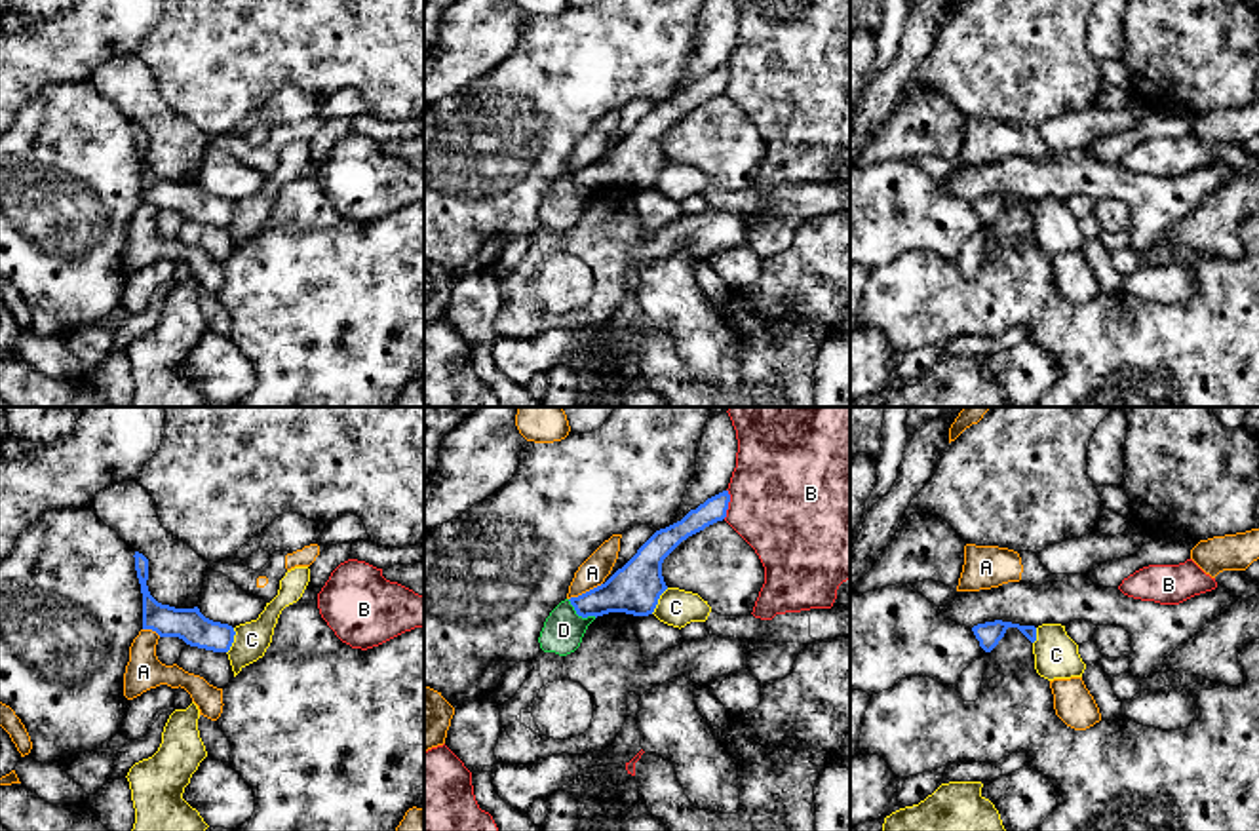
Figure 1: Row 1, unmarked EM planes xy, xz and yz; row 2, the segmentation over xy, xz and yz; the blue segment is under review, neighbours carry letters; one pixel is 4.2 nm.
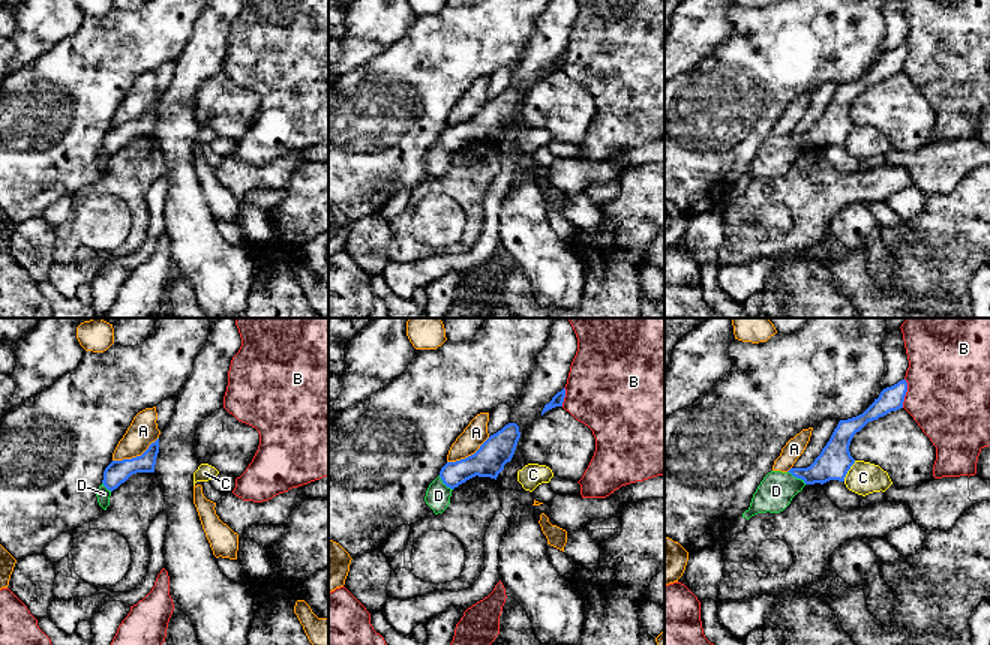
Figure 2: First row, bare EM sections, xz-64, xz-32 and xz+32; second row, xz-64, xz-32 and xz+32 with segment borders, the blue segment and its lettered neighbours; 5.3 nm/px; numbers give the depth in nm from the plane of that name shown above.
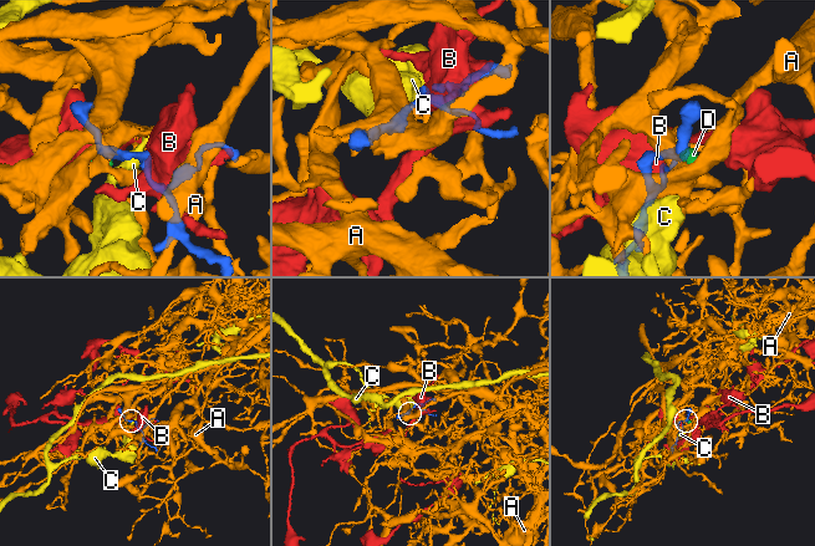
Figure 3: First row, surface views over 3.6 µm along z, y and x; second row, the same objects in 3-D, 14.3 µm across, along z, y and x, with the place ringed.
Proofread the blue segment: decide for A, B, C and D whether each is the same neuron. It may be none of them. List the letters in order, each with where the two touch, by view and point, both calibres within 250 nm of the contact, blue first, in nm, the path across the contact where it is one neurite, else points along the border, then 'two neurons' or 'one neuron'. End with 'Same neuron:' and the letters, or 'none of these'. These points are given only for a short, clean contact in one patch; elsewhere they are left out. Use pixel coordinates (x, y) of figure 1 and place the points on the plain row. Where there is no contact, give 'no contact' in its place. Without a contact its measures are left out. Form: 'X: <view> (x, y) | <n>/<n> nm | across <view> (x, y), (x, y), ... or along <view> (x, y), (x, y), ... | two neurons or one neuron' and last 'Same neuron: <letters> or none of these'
A: xz (586, 166) | 220/120 nm | along xz (601, 156), (569, 173) | two neurons
B: xz (727, 78) | 100/480 nm | two neurons
C: xz (657, 175) | 220/160 nm | along xz (668, 162), (651, 187) | two neurons
D: xz (581, 189) | 200/170 nm | across xz (634, 164), (600, 173), (581, 189), (563, 204) | one neuron
Same neuron: D

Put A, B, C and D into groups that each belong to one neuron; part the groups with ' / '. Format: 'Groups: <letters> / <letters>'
Groups: A / B / C / D

